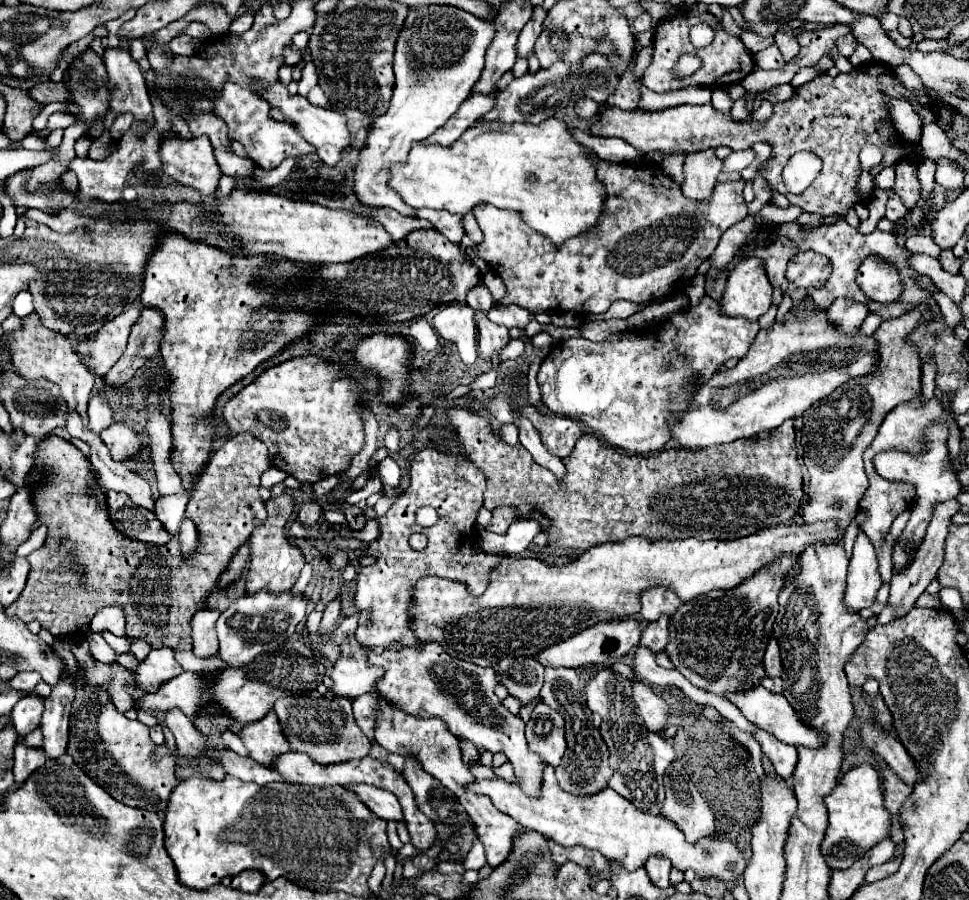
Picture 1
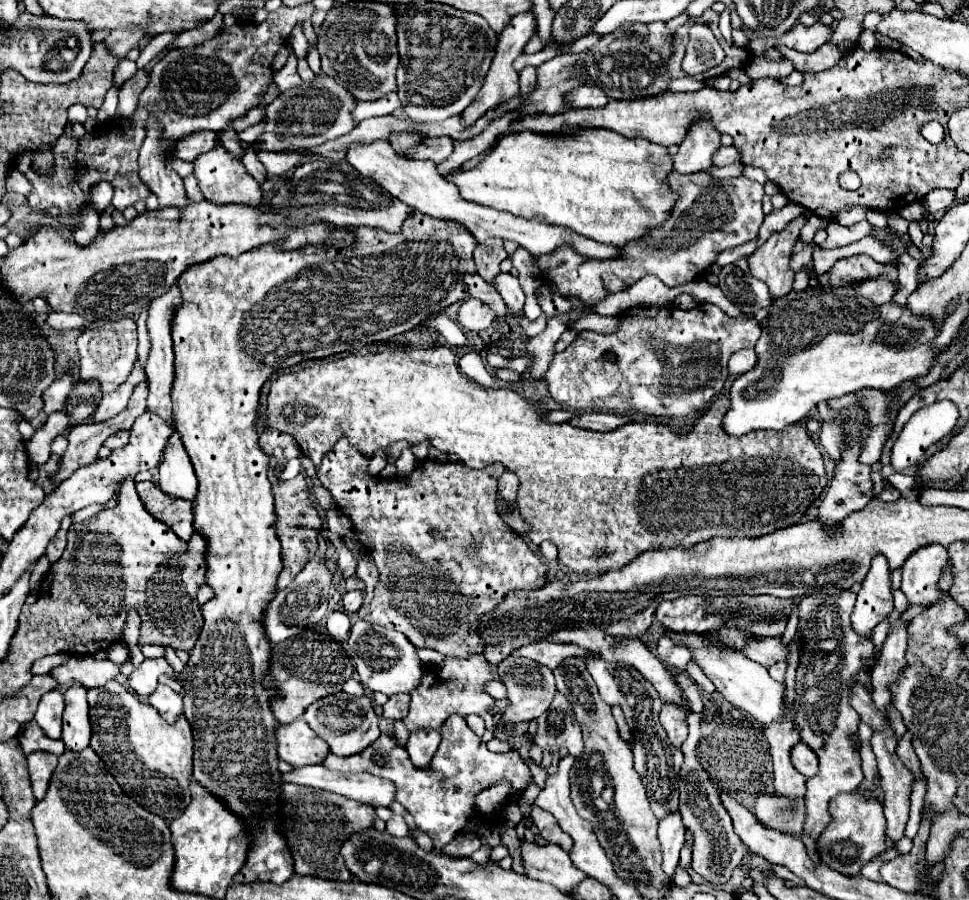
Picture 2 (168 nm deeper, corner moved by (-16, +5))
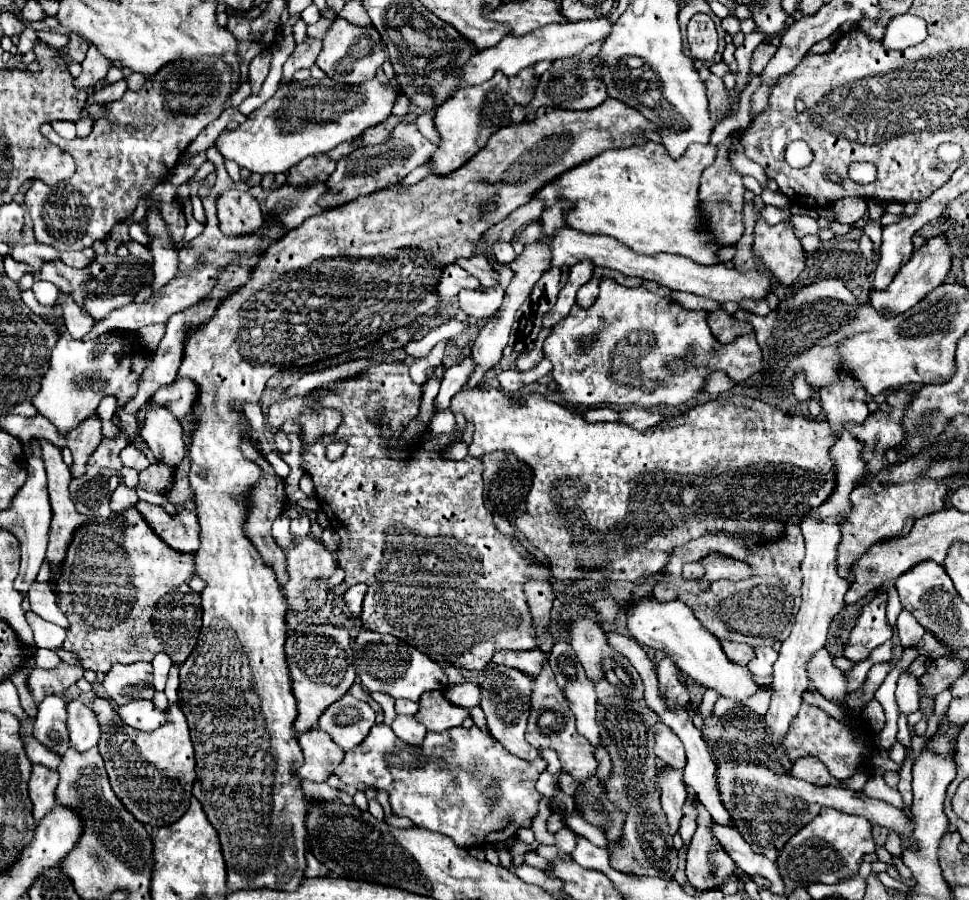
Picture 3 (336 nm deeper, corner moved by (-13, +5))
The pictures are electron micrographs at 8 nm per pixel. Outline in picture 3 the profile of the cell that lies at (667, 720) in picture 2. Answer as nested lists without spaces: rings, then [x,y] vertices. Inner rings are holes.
[[[657,723],[657,735],[655,735],[655,755],[659,759],[663,759],[667,765],[675,767],[675,769],[683,769],[685,767],[685,749],[683,743],[675,737],[675,733],[671,729],[667,729],[667,725]]]

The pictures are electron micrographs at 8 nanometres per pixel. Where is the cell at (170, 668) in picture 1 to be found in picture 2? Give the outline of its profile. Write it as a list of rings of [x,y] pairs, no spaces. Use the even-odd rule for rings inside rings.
[[[146,659],[140,667],[136,667],[136,671],[128,677],[130,681],[130,689],[134,689],[138,695],[148,697],[150,693],[154,693],[154,689],[158,687],[158,679],[162,675],[170,675],[176,681],[180,681],[180,673],[174,673],[174,669],[168,665],[168,661],[162,659]]]

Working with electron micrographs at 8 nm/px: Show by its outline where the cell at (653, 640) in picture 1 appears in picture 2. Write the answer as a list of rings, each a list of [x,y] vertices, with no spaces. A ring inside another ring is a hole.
[[[662,633],[658,647],[656,647],[658,659],[670,667],[676,669],[686,669],[688,661],[692,659],[692,653],[686,645],[678,645],[670,633]]]

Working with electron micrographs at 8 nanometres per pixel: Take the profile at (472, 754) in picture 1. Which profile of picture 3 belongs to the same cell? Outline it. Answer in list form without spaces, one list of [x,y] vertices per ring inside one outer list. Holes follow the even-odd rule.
[[[375,725],[375,727],[371,729],[369,737],[367,737],[357,749],[351,749],[349,753],[345,753],[345,759],[343,759],[343,763],[335,769],[335,775],[337,775],[337,777],[341,779],[341,783],[345,783],[345,785],[353,785],[353,787],[355,787],[355,785],[359,785],[359,783],[363,783],[363,785],[367,785],[367,787],[385,789],[387,795],[389,795],[389,801],[391,801],[391,807],[393,807],[393,813],[395,813],[395,815],[411,819],[415,827],[425,827],[425,829],[429,829],[429,831],[449,835],[449,837],[455,841],[455,845],[475,847],[475,845],[485,845],[485,843],[489,843],[489,839],[491,839],[491,843],[493,843],[493,841],[507,841],[507,839],[511,839],[511,837],[517,835],[517,829],[521,829],[521,827],[531,827],[531,821],[533,821],[533,817],[537,815],[537,811],[539,811],[539,801],[541,801],[541,795],[537,793],[535,783],[537,783],[539,775],[541,775],[545,769],[547,769],[547,761],[545,761],[545,759],[539,757],[539,759],[535,759],[535,761],[525,761],[525,759],[521,759],[521,757],[509,753],[501,743],[497,743],[487,731],[481,731],[477,725],[473,725],[471,729],[457,727],[457,729],[449,729],[449,731],[445,731],[445,733],[427,733],[427,737],[425,737],[425,741],[421,743],[421,747],[415,747],[415,745],[409,745],[409,743],[401,741],[401,739],[391,731],[389,725]]]

